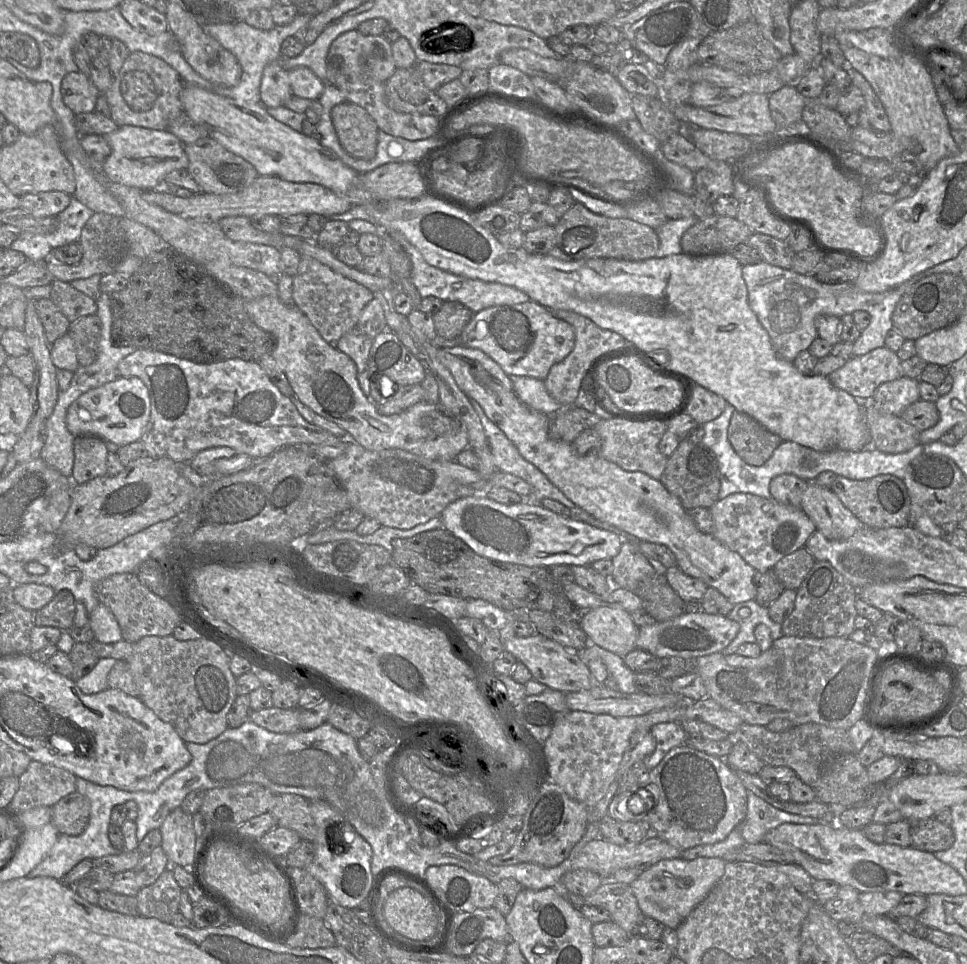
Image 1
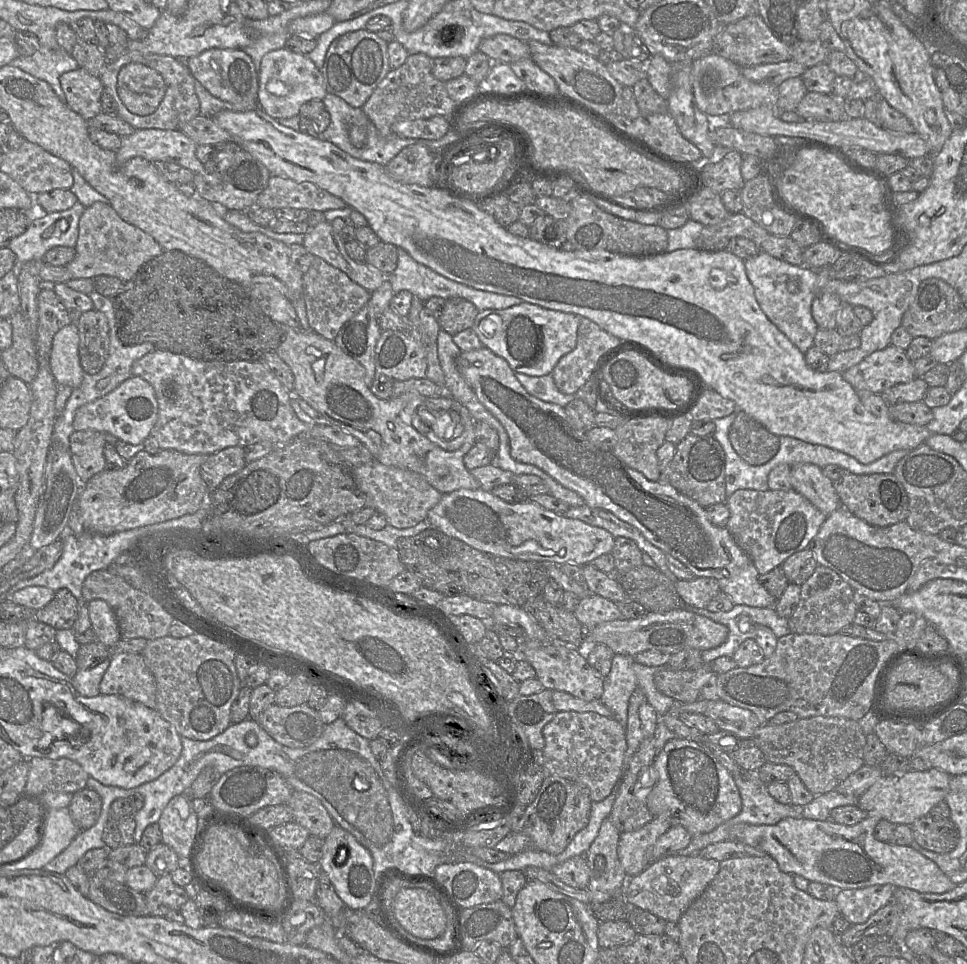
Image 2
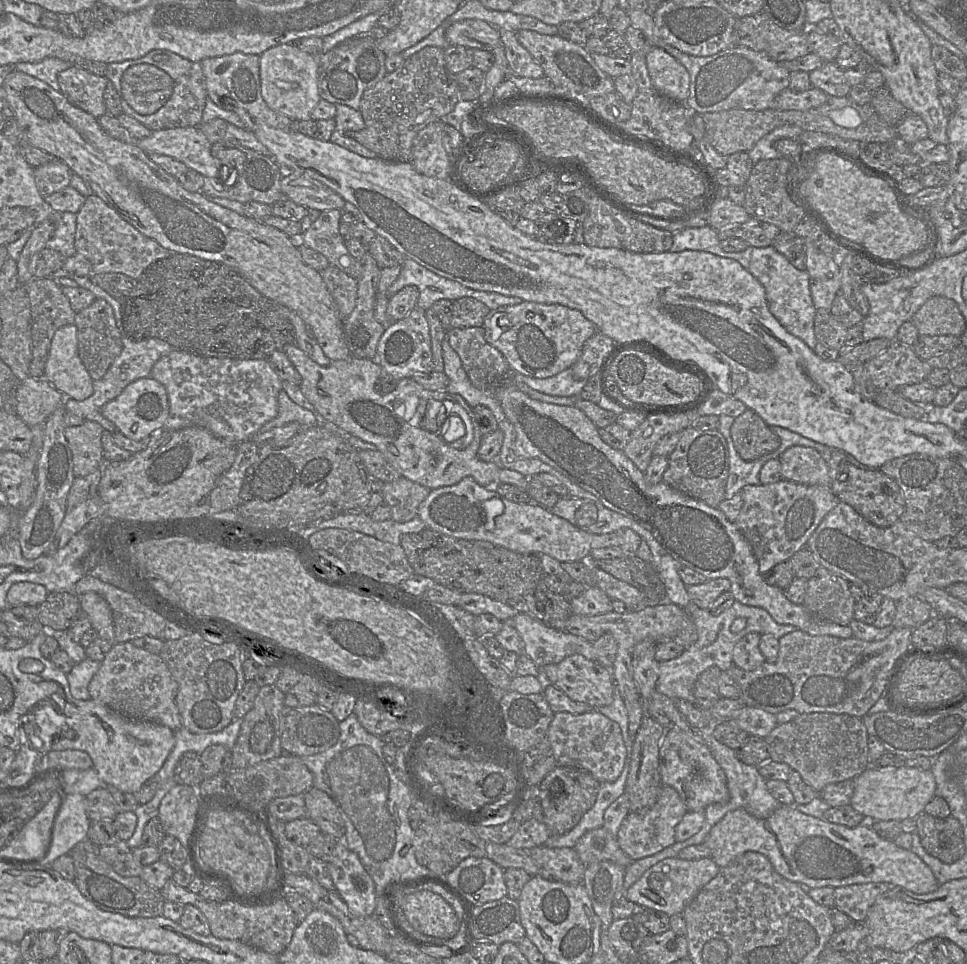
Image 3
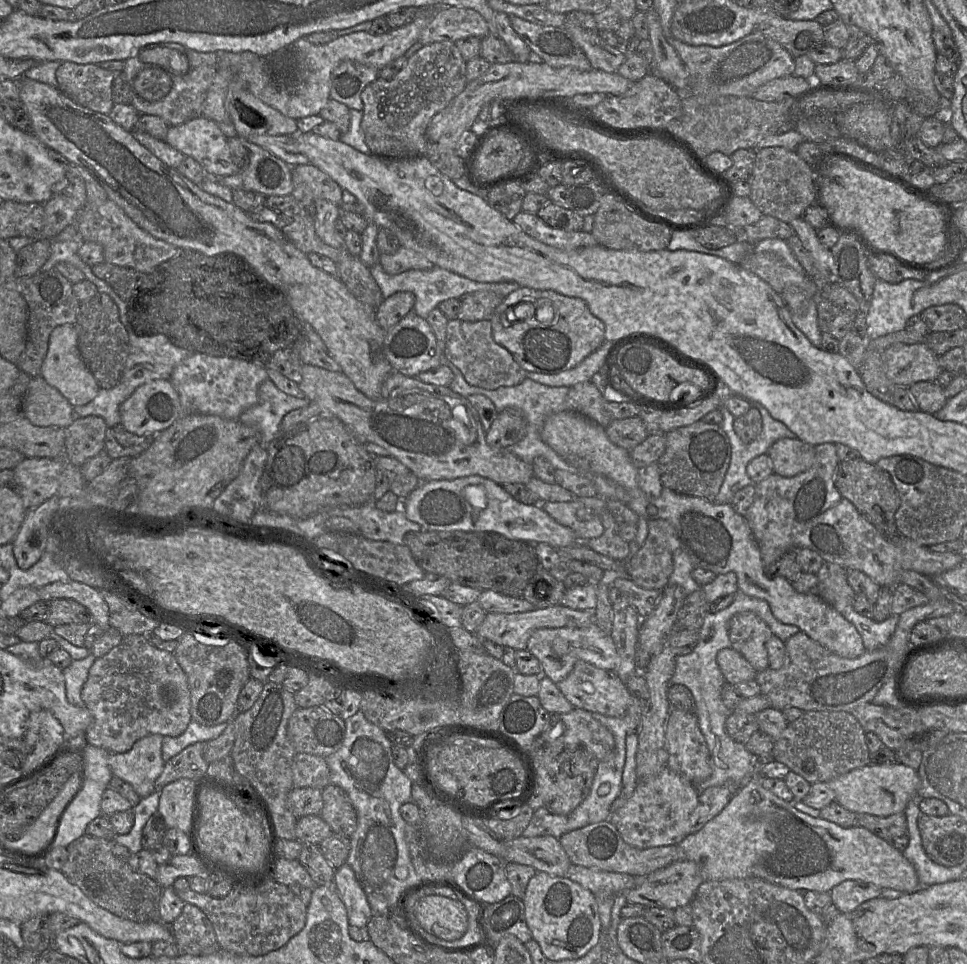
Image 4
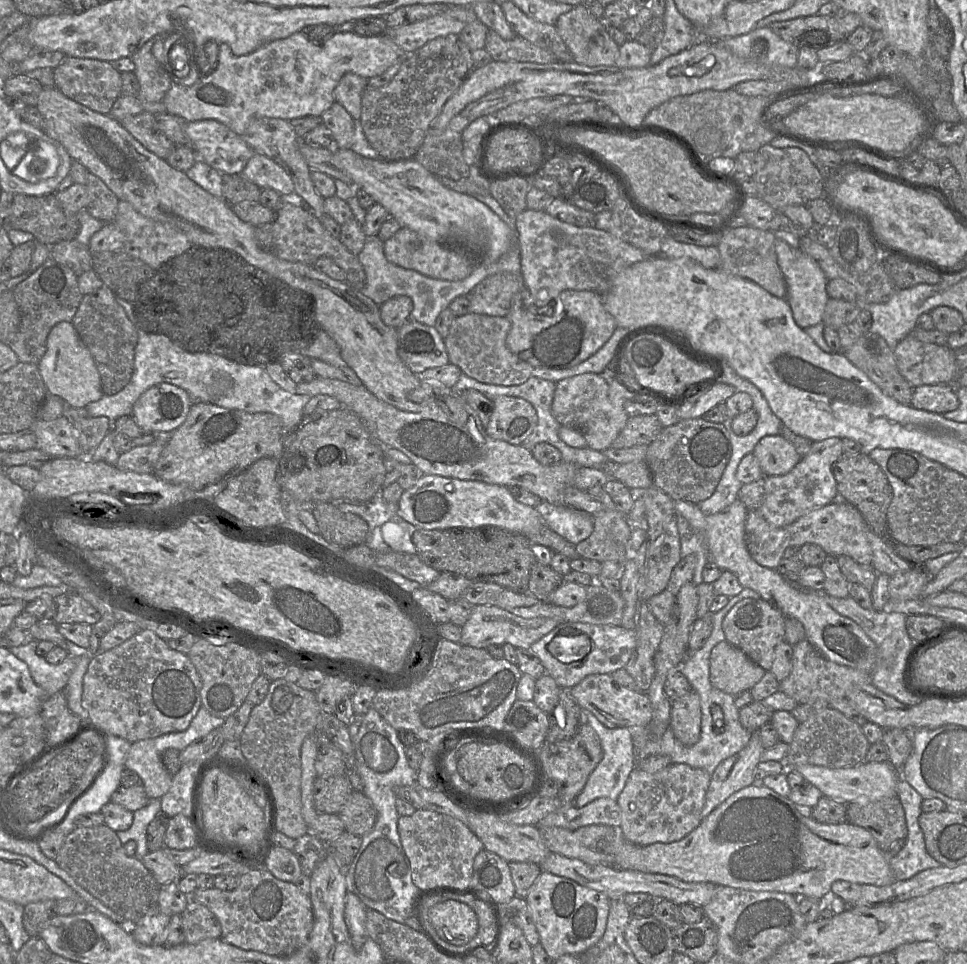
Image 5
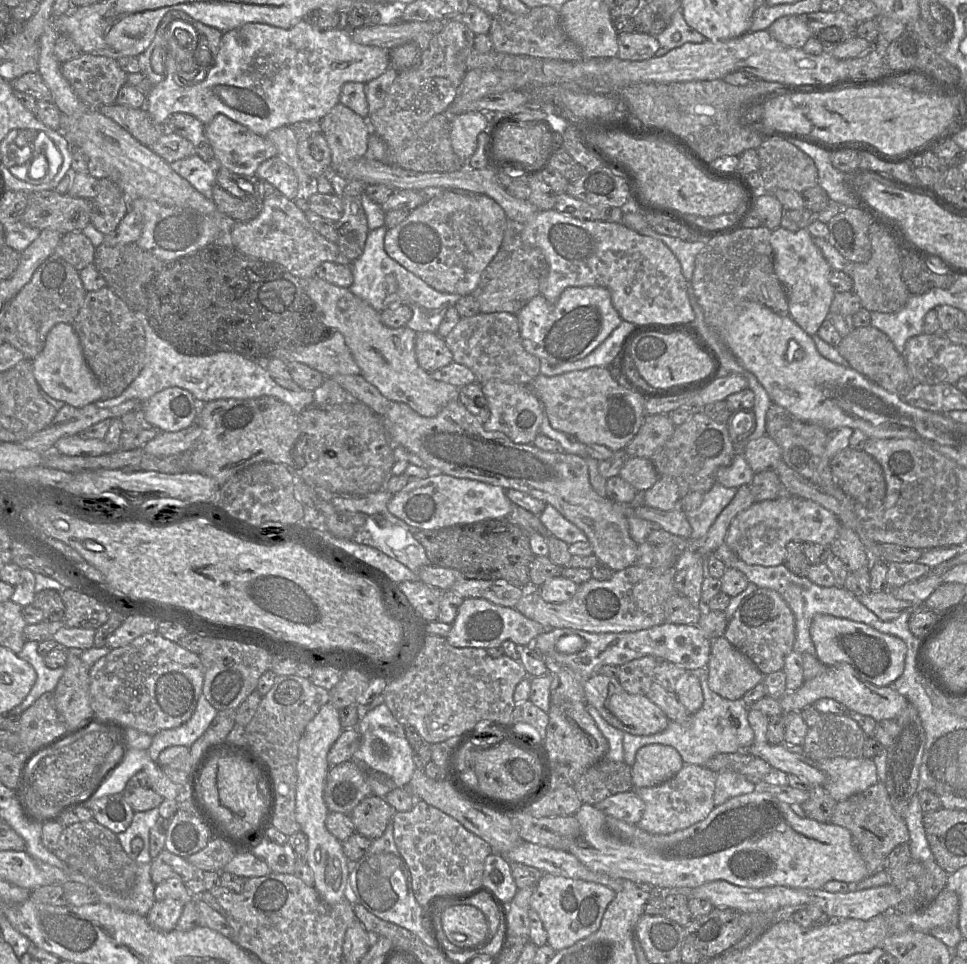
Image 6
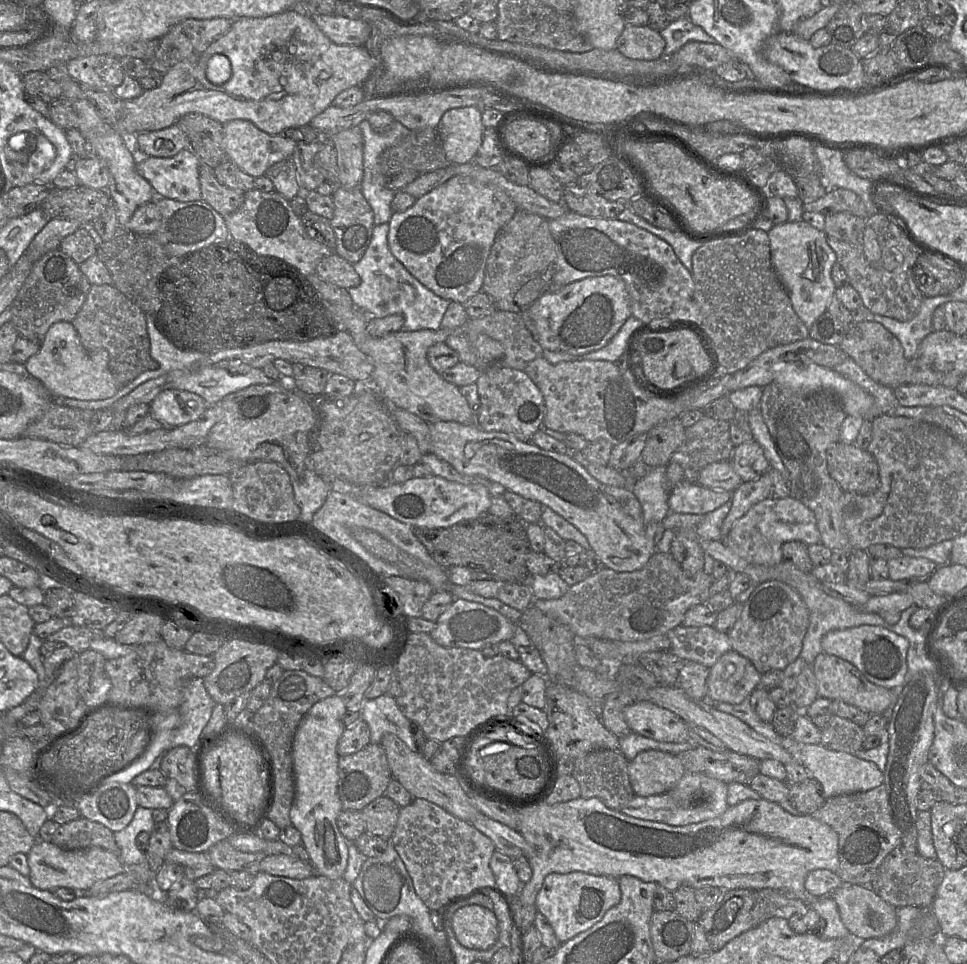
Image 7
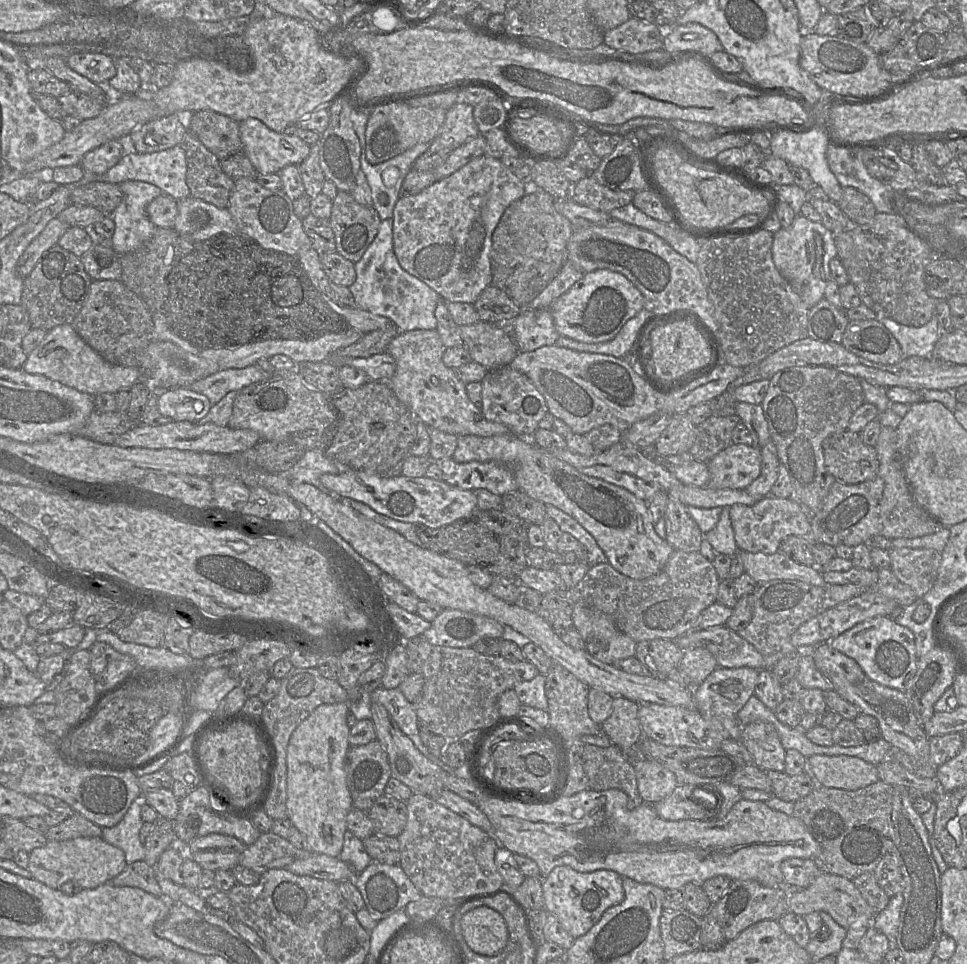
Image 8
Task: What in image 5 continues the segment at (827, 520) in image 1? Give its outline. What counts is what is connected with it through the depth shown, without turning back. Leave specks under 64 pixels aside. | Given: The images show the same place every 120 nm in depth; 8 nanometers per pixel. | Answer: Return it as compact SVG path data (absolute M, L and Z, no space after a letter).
M782 435L763 437L753 454L764 476L786 475L802 460L793 444Z

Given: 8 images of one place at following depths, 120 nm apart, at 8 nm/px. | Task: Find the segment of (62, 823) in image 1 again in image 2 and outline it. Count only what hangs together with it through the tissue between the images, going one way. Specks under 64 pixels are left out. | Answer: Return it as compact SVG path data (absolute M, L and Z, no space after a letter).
M85 787L72 794L68 809L74 824L83 831L97 822L102 809L102 800L97 792Z

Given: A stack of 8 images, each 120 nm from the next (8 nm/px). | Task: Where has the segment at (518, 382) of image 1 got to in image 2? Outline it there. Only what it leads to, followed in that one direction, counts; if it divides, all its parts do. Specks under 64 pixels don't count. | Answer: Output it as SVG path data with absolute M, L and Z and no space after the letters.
M552 372L544 376L528 376L522 373L515 373L516 378L532 396L562 407L575 399L575 394L564 394L556 386Z

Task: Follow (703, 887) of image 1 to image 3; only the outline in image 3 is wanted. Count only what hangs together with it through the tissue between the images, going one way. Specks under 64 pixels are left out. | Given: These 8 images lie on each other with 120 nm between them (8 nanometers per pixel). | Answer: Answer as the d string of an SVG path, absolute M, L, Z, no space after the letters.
M711 857L699 860L663 859L630 886L624 897L639 906L664 912L669 917L681 914L699 891L718 874L719 869Z

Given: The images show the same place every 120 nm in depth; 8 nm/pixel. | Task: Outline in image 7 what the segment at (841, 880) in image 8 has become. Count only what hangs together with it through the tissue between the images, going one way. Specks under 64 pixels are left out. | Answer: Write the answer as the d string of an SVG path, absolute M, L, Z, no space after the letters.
M843 884L832 892L831 897L837 904L843 924L857 939L884 937L891 934L897 927L896 908L877 895L871 886Z

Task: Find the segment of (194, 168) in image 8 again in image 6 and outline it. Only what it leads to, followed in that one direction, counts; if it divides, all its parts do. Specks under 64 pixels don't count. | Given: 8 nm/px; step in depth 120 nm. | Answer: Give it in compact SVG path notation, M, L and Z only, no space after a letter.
M218 184L213 187L212 201L219 212L235 222L248 222L254 219L262 209L261 200L242 200L230 195Z

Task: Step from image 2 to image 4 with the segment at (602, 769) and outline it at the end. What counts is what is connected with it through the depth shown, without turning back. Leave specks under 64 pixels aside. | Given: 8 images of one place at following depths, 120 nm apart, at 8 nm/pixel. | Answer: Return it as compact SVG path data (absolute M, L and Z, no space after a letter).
M581 708L560 714L565 725L564 749L582 748L601 761L613 753L615 740L610 730Z

